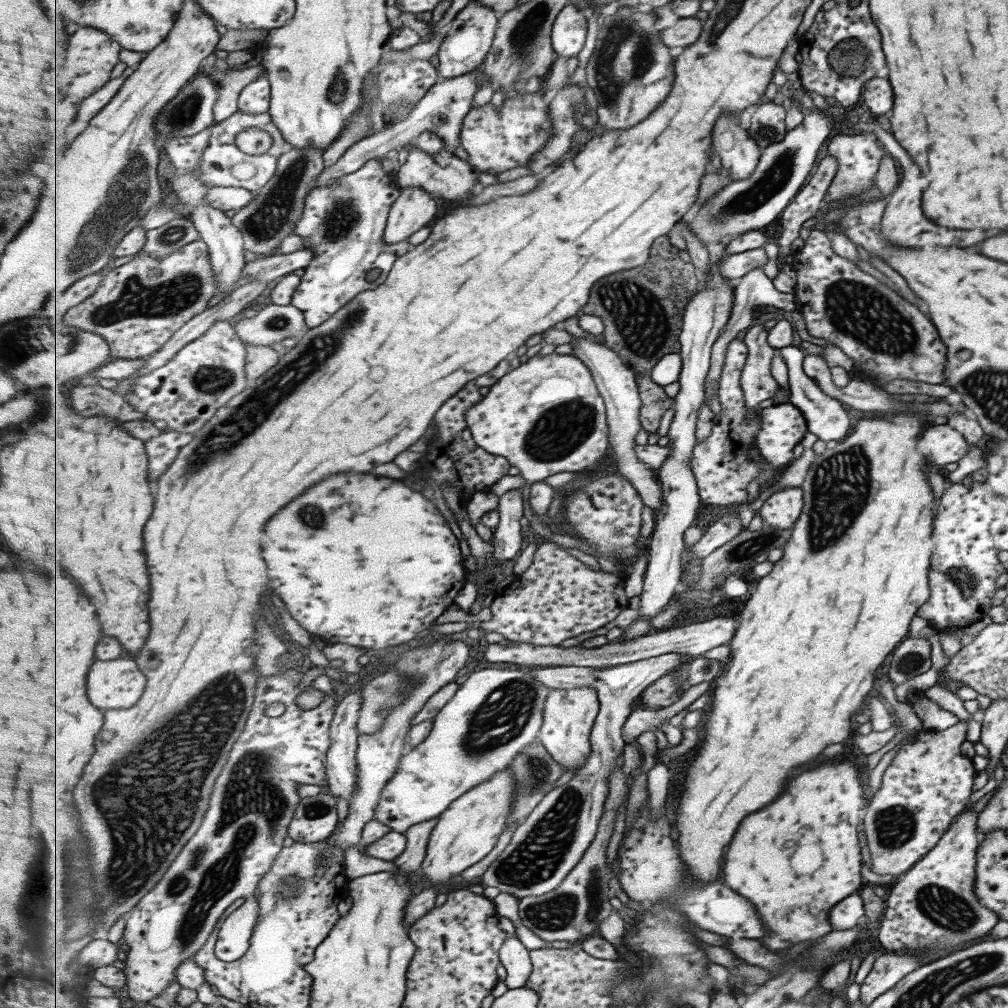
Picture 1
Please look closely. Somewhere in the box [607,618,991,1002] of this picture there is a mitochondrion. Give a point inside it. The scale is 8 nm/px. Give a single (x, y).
(942, 906)

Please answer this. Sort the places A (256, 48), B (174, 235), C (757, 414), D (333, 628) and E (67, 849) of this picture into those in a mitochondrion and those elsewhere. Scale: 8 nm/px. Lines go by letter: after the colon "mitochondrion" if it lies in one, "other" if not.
A: other
B: mitochondrion
C: other
D: other
E: mitochondrion

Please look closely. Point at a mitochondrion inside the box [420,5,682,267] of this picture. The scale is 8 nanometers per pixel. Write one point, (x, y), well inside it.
(623, 35)

